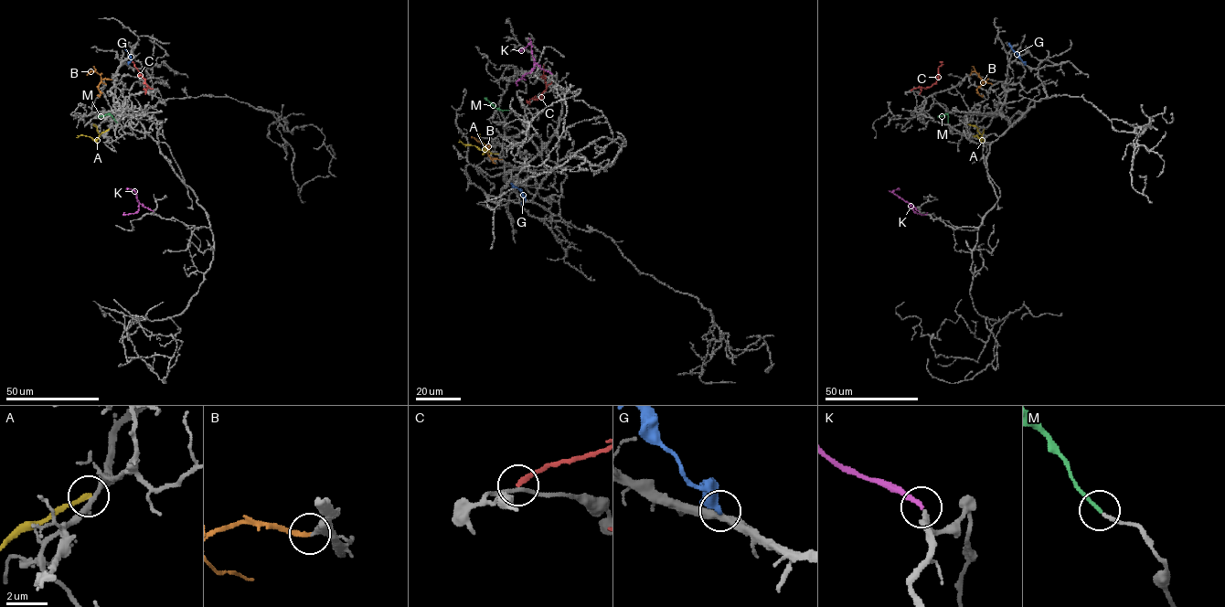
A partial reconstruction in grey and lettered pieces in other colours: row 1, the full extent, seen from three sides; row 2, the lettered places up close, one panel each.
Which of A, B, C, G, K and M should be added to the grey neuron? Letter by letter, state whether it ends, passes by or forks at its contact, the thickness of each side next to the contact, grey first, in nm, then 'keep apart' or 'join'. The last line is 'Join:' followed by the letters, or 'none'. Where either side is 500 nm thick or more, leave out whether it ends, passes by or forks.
A: it ends there; 240 nm thick on the grey side, 200 nm on the other; keep apart
B: it ends there; 400 nm thick on the grey side, 240 nm on the other; join
C: it ends there; 170 nm thick on the grey side, 260 nm on the other; keep apart
G: it ends there; 400 nm thick on the grey side, 480 nm on the other; keep apart
K: it ends there; 260 nm thick on the grey side, 200 nm on the other; join
M: it ends there; 160 nm thick on the grey side, 170 nm on the other; join
Join: B, K, M

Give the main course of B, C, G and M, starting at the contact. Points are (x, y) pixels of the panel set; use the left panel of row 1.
B: (111, 79), (104, 79), (100, 82), (101, 76), (96, 72), (87, 74)
C: (146, 90), (148, 87), (133, 62)
G: (128, 65), (131, 56), (119, 43)
M: (116, 122), (111, 114), (97, 117)

